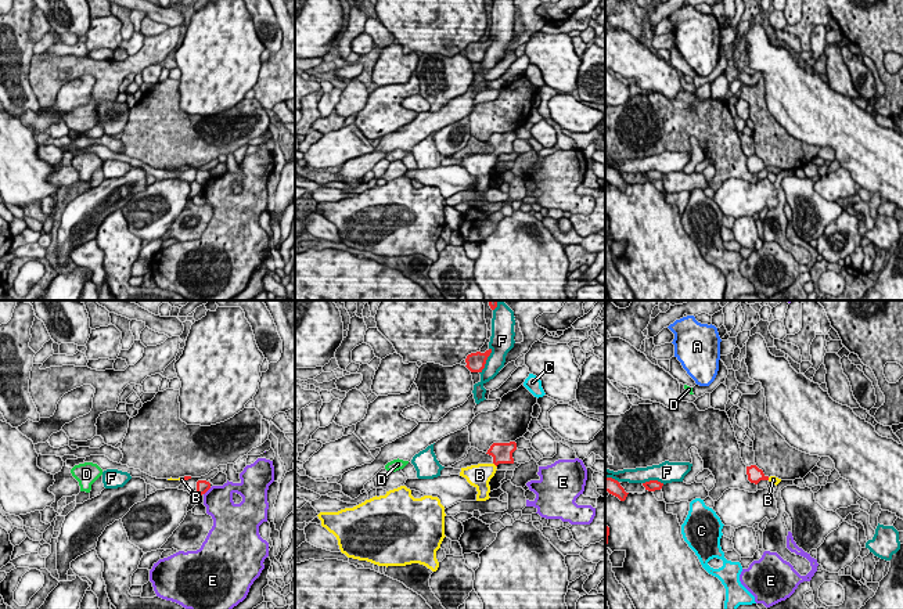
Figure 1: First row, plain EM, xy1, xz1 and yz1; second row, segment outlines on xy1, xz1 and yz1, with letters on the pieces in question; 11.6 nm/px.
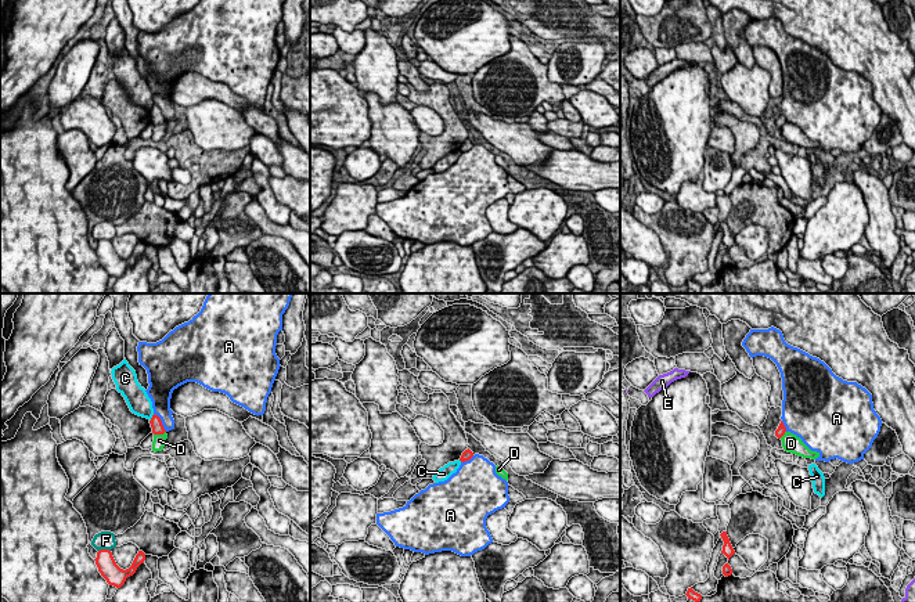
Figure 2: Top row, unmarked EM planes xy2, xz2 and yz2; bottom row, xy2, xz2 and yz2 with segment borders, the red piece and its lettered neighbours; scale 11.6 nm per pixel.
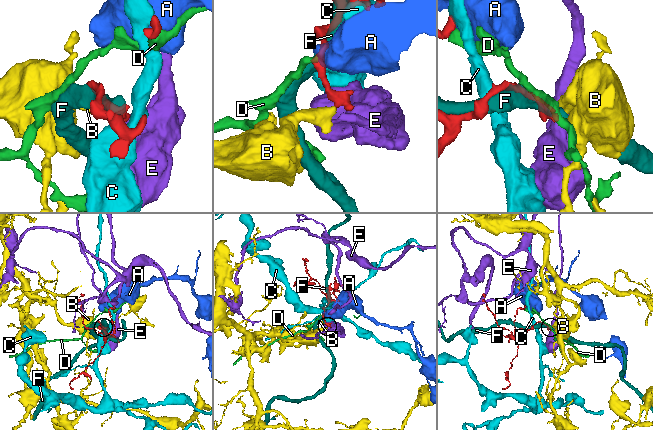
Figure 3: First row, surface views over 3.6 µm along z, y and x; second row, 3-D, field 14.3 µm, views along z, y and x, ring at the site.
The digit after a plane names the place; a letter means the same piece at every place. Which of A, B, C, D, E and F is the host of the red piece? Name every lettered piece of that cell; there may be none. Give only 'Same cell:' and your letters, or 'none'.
Same cell: B

